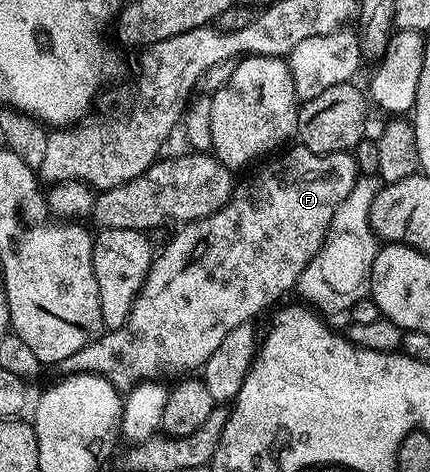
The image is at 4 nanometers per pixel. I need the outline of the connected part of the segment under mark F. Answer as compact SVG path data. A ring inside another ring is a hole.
M303 146L295 147L289 147L287 151L280 154L285 154L285 156L277 155L272 158L277 158L277 160L269 159L267 161L269 164L245 188L240 186L235 189L232 199L220 211L201 220L185 223L183 226L177 227L175 229L177 232L173 234L172 241L161 252L159 249L158 255L153 259L152 268L148 271L148 281L144 283L140 291L140 297L136 299L132 307L128 323L122 328L105 331L97 340L92 340L86 346L82 346L82 350L78 350L78 354L70 354L70 358L66 358L58 365L59 371L64 374L75 374L77 372L103 374L112 381L112 385L116 389L127 390L133 384L139 383L145 378L155 377L159 368L199 369L208 361L210 354L214 354L214 350L218 350L218 345L225 340L226 334L230 334L230 330L235 330L235 328L243 324L252 324L255 321L255 316L267 306L268 300L276 300L279 296L286 295L288 291L291 293L295 289L297 282L300 281L302 270L306 270L306 266L314 258L314 254L318 254L318 250L324 241L324 236L328 233L330 222L334 218L334 210L338 210L338 206L342 206L342 202L346 202L346 198L350 198L350 192L354 190L358 179L356 157L352 152L314 154L310 150L303 148Z

